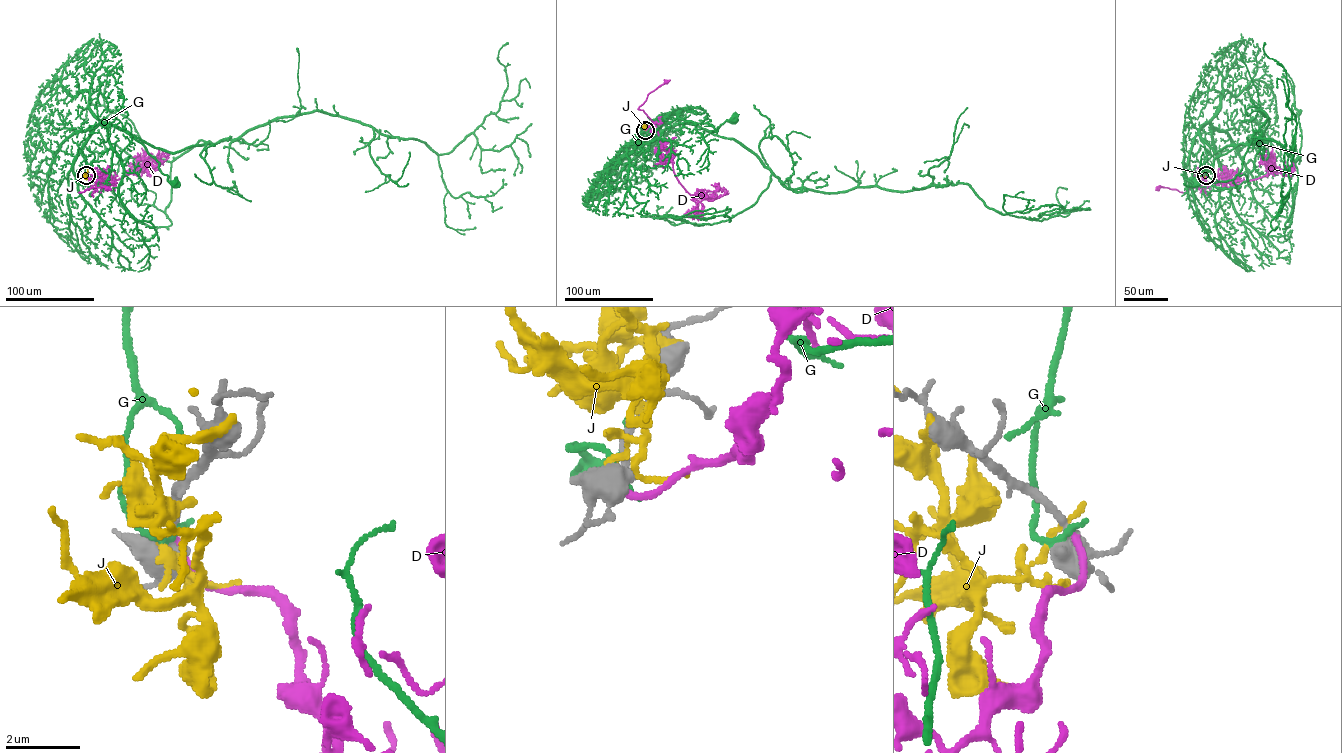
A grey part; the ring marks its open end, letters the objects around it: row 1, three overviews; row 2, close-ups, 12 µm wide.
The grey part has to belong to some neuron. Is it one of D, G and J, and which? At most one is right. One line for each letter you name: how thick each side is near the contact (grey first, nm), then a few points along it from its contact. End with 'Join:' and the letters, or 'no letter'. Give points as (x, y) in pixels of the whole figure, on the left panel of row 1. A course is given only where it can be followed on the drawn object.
D: Thickness 480 nm (grey) against 200 nm. Its course: (86, 176), (95, 184), (79, 192), (92, 188), (107, 188)
Join: D

